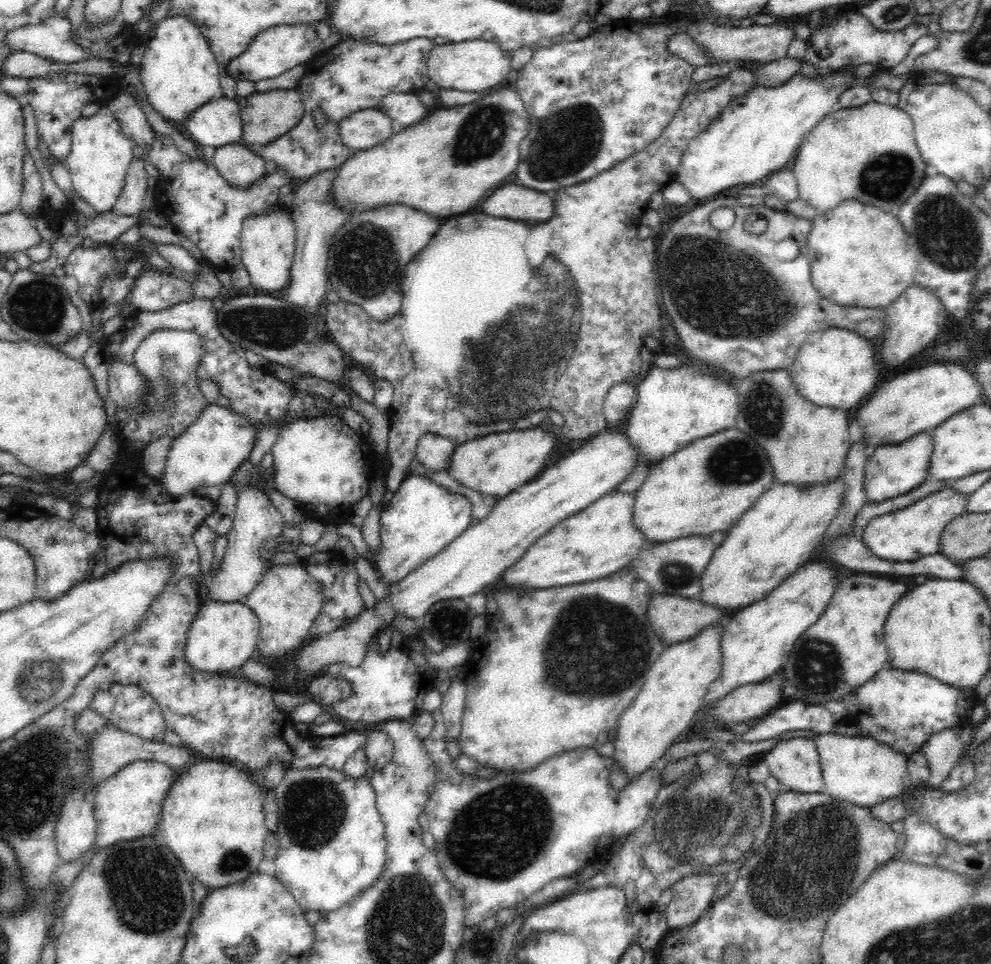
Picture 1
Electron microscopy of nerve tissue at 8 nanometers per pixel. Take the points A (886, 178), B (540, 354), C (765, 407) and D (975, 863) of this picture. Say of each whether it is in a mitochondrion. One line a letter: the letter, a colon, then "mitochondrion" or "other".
A: mitochondrion
B: mitochondrion
C: mitochondrion
D: other

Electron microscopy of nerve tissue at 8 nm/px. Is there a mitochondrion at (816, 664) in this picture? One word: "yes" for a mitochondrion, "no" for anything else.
yes

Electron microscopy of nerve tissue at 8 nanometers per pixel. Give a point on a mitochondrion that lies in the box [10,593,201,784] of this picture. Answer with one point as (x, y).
(41, 678)

